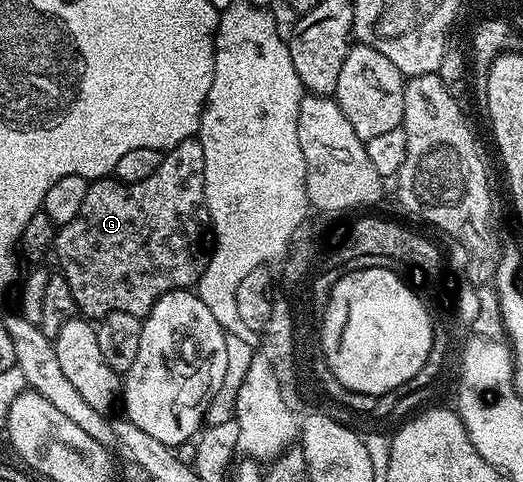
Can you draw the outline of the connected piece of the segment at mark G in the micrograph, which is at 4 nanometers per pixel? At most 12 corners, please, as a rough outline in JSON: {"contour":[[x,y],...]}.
{"contour":[[206,157],[89,182],[54,259],[77,312],[145,316],[199,284]]}

